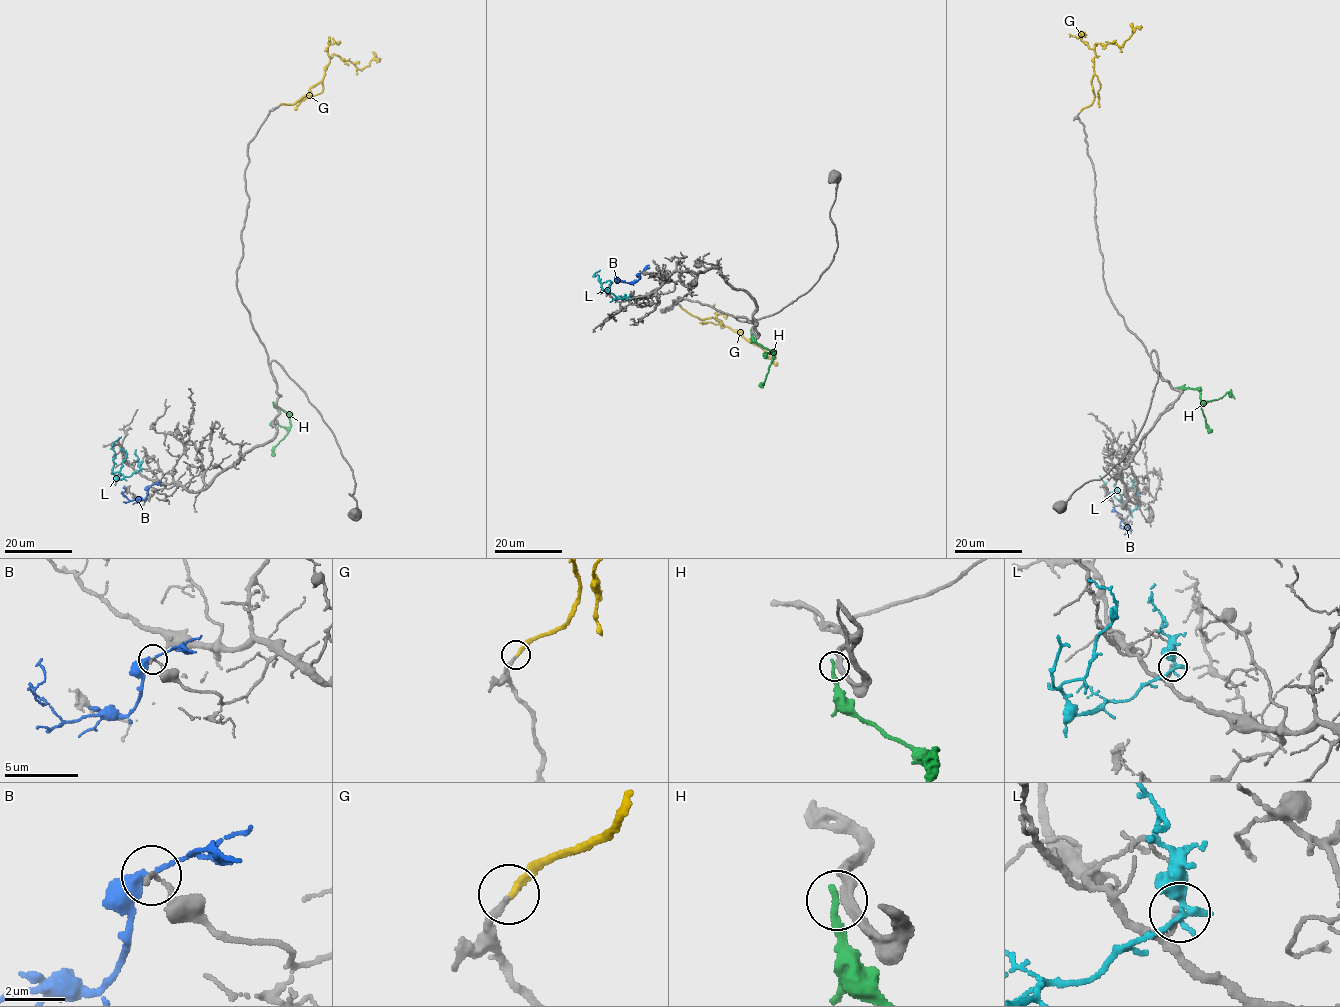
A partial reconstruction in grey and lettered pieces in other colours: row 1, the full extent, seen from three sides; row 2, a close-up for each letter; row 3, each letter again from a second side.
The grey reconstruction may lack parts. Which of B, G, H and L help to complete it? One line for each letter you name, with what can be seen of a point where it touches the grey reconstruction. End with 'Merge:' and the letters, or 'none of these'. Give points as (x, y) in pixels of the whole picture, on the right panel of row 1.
G: (1080, 112)
Merge: G

